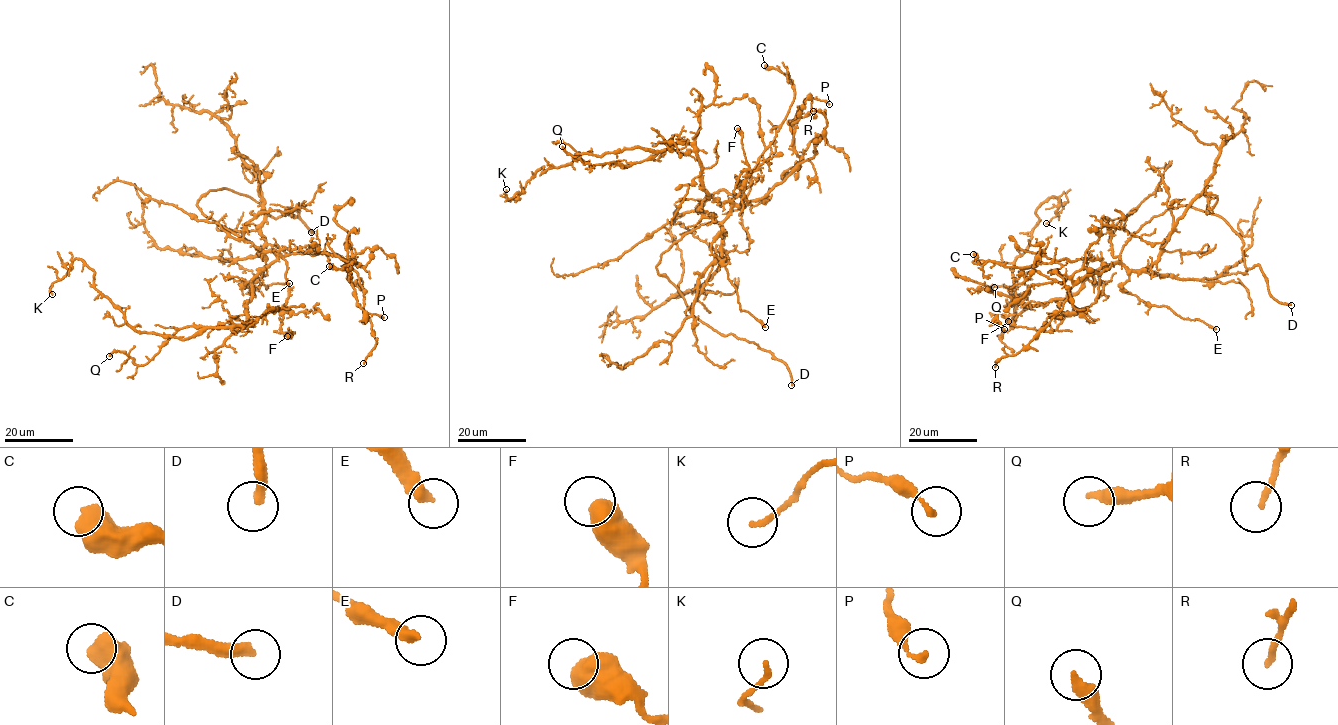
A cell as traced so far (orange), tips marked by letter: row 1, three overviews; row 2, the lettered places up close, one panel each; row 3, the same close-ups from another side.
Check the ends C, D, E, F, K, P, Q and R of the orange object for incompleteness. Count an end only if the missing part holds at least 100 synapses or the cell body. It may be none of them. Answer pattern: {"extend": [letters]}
{"extend": ["D"]}

